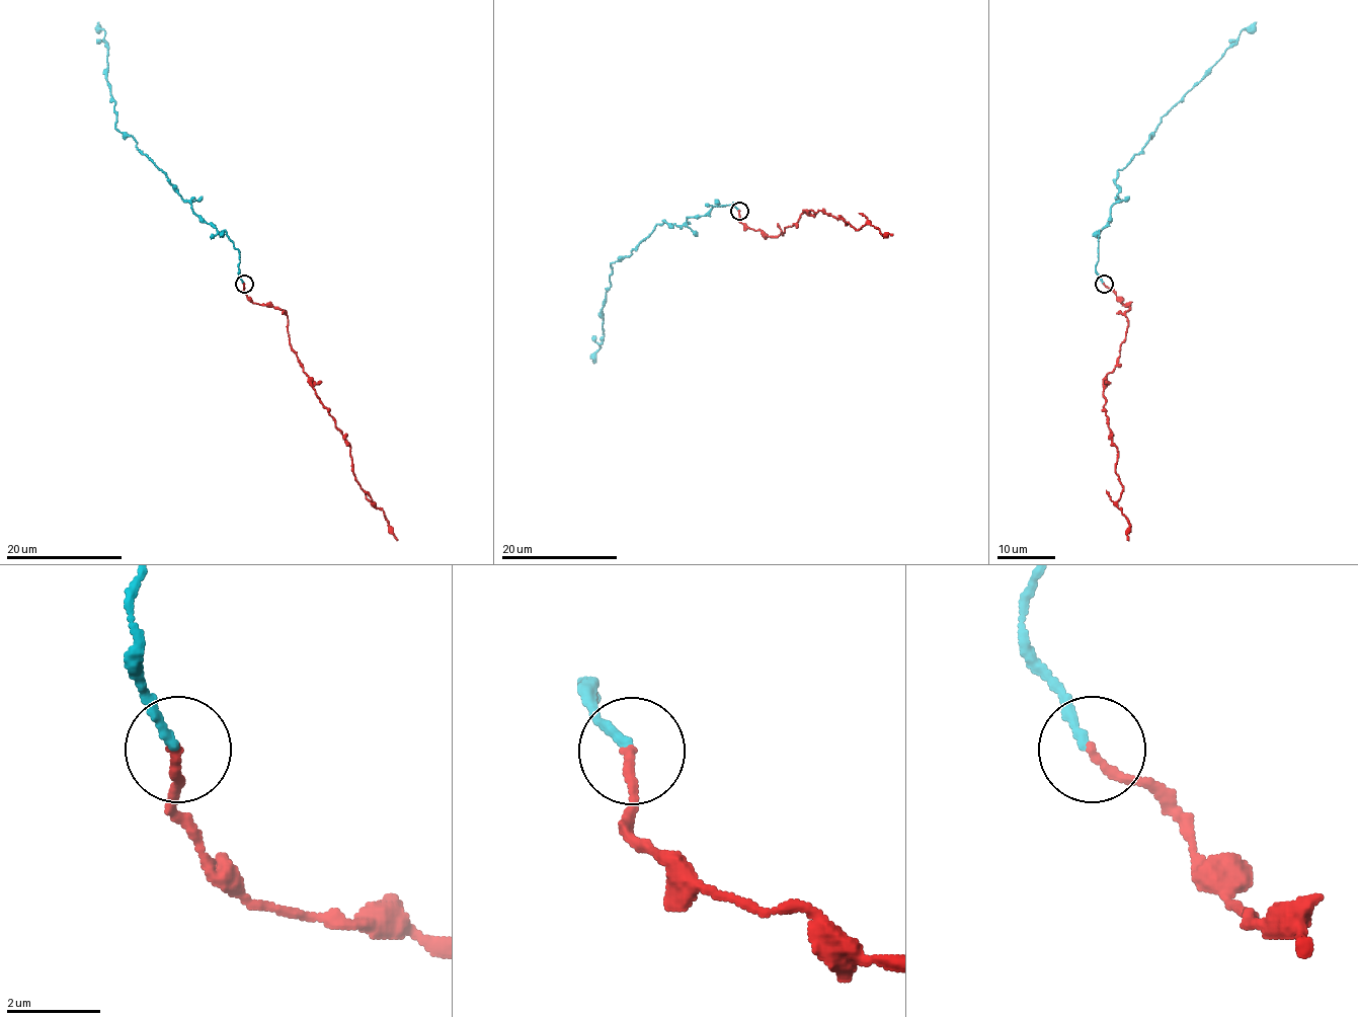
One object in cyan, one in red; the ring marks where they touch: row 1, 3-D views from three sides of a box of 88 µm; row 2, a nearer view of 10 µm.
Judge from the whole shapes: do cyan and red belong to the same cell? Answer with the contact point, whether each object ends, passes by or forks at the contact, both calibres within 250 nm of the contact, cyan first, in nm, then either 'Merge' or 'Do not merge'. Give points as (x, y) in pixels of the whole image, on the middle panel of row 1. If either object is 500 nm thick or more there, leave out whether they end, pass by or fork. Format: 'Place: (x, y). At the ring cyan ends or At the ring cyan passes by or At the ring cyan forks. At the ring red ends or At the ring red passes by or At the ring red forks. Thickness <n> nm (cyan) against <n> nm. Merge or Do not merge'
Place: (739, 211). At the ring cyan ends. At the ring red ends. Thickness 190 nm (cyan) against 200 nm. Merge

